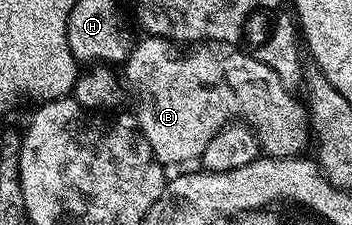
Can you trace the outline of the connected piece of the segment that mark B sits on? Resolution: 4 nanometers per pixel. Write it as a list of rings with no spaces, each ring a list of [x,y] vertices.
[[[144,35],[137,40],[136,46],[133,47],[132,54],[129,55],[127,61],[123,62],[122,73],[123,80],[126,82],[127,92],[133,93],[136,96],[136,121],[138,132],[148,146],[151,147],[153,155],[156,160],[165,167],[171,165],[180,165],[176,167],[184,167],[187,161],[199,162],[203,158],[206,147],[210,147],[210,139],[214,139],[214,135],[218,135],[220,130],[224,129],[230,124],[240,122],[248,126],[252,130],[252,134],[256,137],[256,142],[261,147],[261,150],[270,157],[295,157],[303,154],[304,148],[309,148],[310,145],[310,126],[308,123],[308,114],[305,106],[299,100],[292,98],[293,90],[284,84],[282,79],[278,79],[278,75],[274,75],[274,71],[270,71],[270,67],[266,67],[266,63],[260,61],[259,56],[248,53],[219,53],[219,48],[216,47],[192,47],[188,54],[184,54],[183,48],[177,47],[173,42],[168,41],[164,37],[154,37],[151,35]]]

